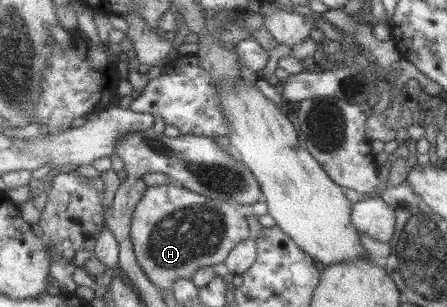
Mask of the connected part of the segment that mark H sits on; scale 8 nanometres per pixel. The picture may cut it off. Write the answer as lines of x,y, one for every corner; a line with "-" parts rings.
168,182
146,188
132,216
131,236
137,262
152,280
152,285
159,291
168,291
172,290
175,279
190,280
200,267
223,263
230,250
239,241
248,238
248,226
245,216
238,213
235,205
204,197
178,183

